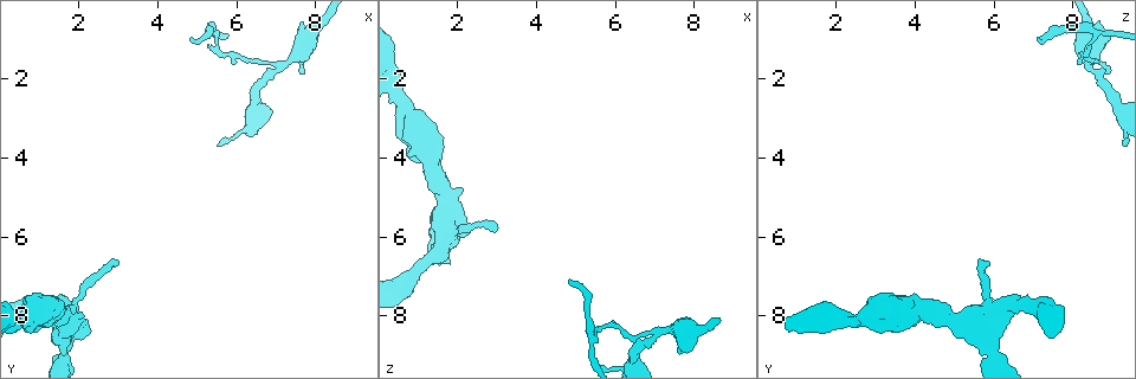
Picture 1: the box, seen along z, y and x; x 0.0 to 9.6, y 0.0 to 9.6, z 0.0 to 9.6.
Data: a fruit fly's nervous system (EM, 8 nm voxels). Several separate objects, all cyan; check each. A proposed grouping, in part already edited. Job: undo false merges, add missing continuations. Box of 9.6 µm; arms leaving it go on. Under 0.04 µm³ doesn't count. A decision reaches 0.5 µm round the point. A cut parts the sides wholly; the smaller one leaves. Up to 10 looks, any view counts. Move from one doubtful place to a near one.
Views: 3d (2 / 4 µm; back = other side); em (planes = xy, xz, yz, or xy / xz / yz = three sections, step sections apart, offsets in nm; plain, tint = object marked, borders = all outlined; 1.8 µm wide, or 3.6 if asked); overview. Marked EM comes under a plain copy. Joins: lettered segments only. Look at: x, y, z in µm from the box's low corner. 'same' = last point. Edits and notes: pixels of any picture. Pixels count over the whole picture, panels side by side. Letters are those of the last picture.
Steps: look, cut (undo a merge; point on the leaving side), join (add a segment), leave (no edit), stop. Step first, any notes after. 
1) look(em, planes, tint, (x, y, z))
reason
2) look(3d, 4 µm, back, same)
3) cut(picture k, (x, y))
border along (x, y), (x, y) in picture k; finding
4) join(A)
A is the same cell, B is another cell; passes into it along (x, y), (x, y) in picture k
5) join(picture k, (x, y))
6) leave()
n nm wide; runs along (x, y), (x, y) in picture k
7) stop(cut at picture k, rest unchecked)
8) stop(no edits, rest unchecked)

look(em, yz, step 8, borders, (3.00, 6.60, 5.85))
branch stops here

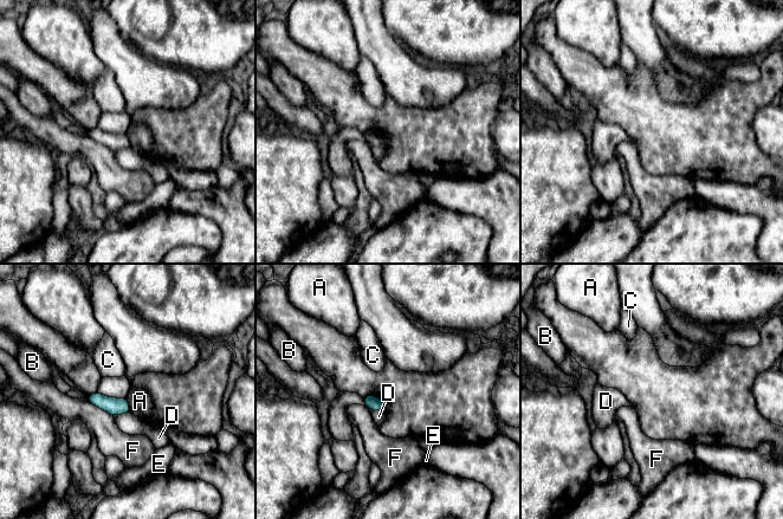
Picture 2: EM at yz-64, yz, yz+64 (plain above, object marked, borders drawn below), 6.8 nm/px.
leave()
A, B, C, D, E and F are other cells; border along (127, 399), (130, 412) in picture 2; none of them fits

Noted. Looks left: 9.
look(3d, 4 µm, (1.60, 8.95, 5.60))
an open end

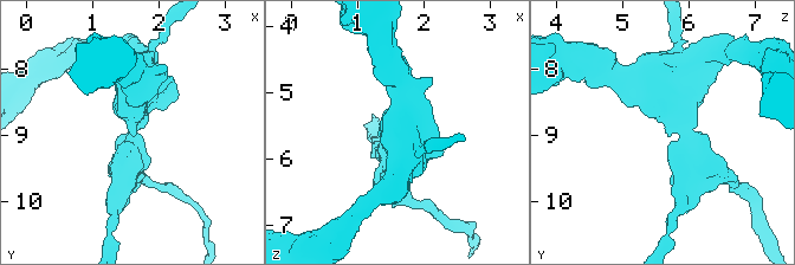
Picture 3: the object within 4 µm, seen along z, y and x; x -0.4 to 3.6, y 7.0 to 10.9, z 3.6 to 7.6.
look(em, planes, borders, (1.55, 8.95, 5.65))
now the EM

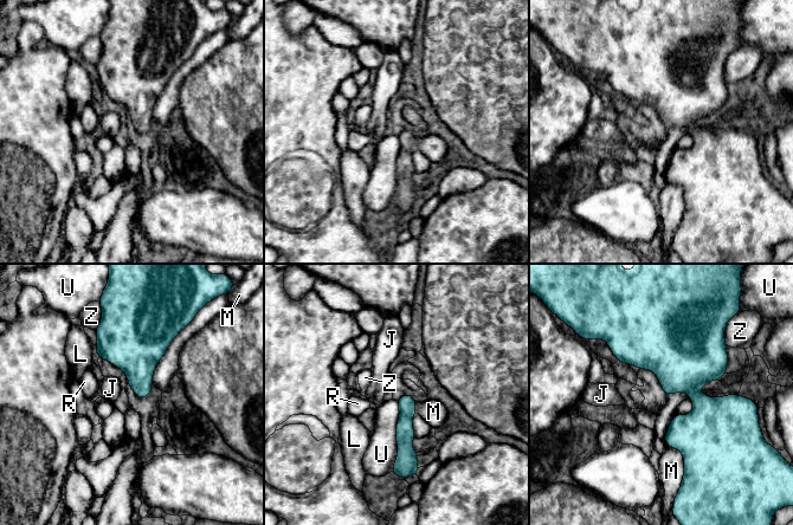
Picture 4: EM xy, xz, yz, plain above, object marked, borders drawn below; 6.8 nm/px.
leave()
J, L, M, R, U and Z are other cells; no lettered segment goes on from it

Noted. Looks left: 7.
look(em, 3.6 µm, xy, step 8, tint, (4.85, 1.05, 7.15))
tapers out

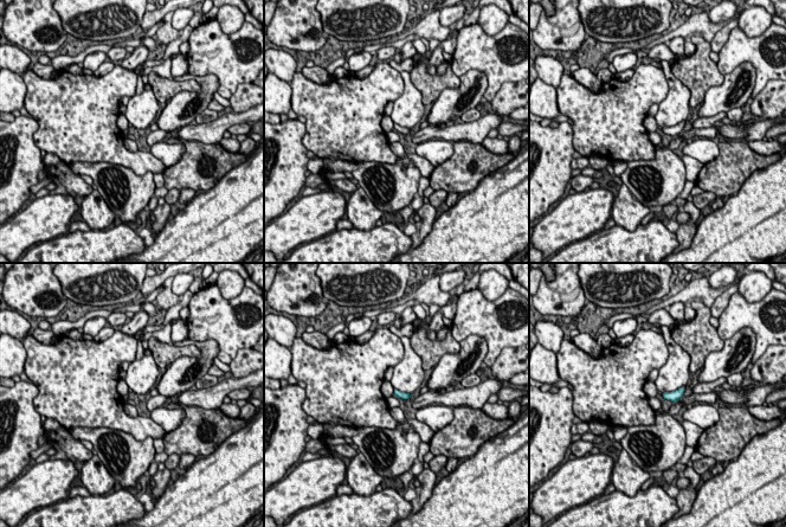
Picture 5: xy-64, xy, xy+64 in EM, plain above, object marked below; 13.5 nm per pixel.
look(em, 3.6 µm, planes, borders, same)
another direction

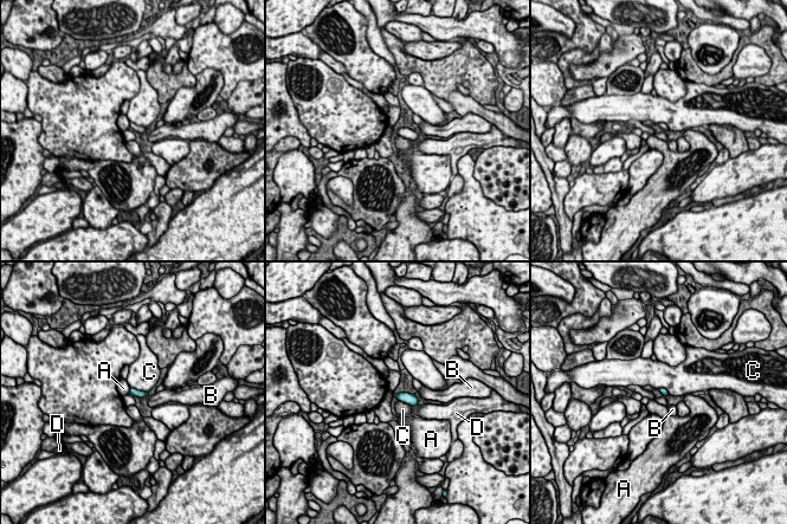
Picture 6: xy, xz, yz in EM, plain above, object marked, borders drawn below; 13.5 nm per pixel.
leave()
90 nm wide; A, B, C and D are other cells; border along (129, 388), (130, 393) in picture 6; no lettered segment goes on from it

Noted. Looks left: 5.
look(em, yz, step 8, borders, (7.55, 1.85, 8.95))
stops while still wide

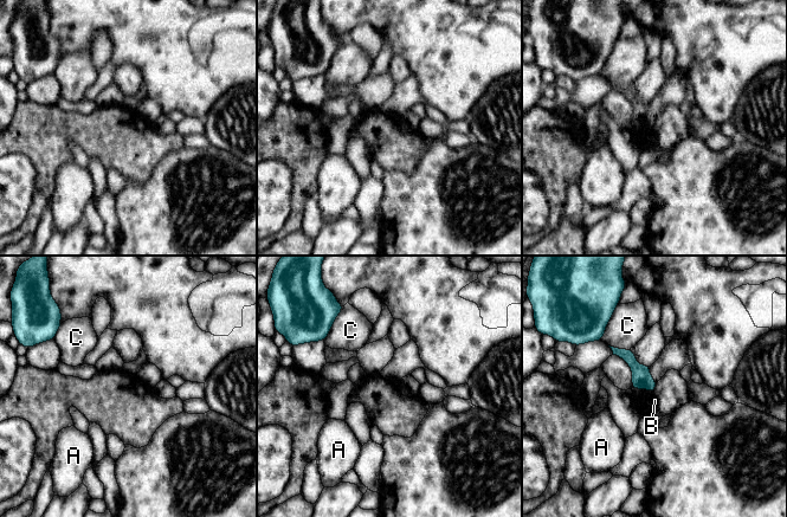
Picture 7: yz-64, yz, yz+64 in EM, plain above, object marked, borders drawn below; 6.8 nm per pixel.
look(em, planes, borders, same)

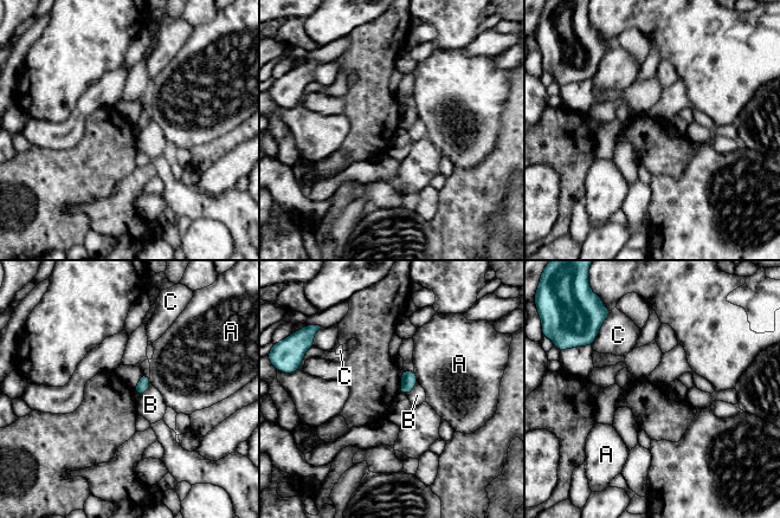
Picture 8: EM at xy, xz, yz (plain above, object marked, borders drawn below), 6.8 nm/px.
leave()
A, B and C are other cells; border along (150, 382), (149, 387), (139, 396) in picture 8; no lettered segment goes on from it

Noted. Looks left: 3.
stop(no edits, rest unchecked)

